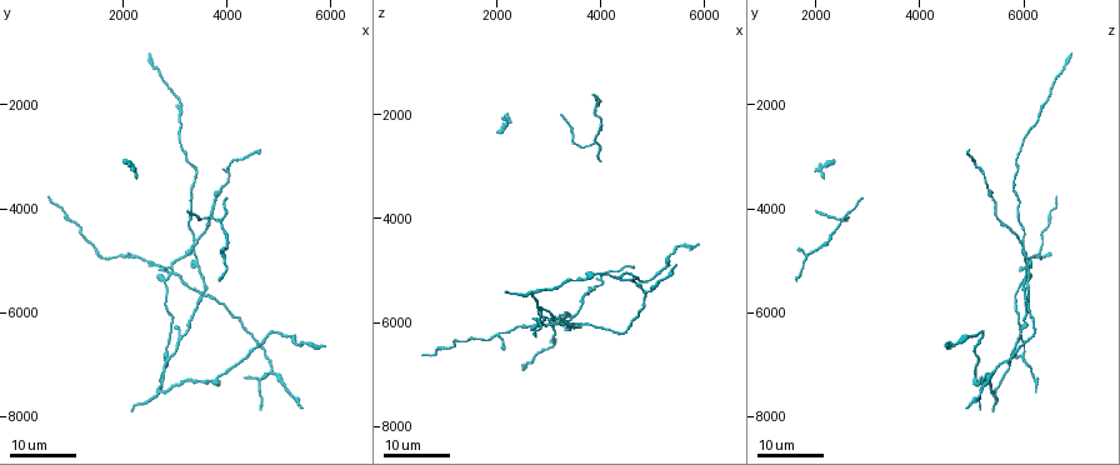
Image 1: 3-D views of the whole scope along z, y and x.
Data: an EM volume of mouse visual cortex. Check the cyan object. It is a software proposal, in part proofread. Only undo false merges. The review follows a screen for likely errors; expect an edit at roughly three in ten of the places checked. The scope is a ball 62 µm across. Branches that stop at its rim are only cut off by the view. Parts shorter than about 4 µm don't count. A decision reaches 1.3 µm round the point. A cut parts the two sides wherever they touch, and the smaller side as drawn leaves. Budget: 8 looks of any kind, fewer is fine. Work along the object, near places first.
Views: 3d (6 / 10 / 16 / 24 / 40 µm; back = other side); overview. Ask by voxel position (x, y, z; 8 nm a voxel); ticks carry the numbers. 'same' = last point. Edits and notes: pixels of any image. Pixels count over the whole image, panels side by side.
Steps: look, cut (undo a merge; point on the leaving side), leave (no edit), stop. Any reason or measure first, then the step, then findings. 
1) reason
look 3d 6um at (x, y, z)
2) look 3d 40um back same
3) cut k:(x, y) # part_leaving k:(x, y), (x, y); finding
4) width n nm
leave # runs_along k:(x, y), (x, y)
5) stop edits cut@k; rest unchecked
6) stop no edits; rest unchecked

three arms meet
look 3d 16um at (2650, 7500, 5450)

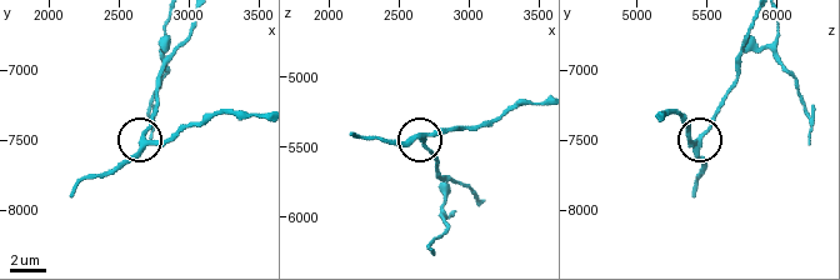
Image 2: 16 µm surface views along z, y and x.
zoom in
look 3d 6um at (2680, 7540, 5400)

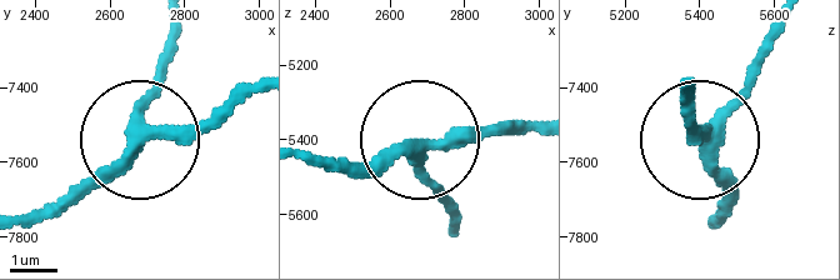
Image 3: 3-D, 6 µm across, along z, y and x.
arms 3
leave # runs_along 3:(455, 226), (415, 146), (328, 166); all the same neuron

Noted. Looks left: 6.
calibre changes
look 3d 24um at (3300, 6100, 6050)

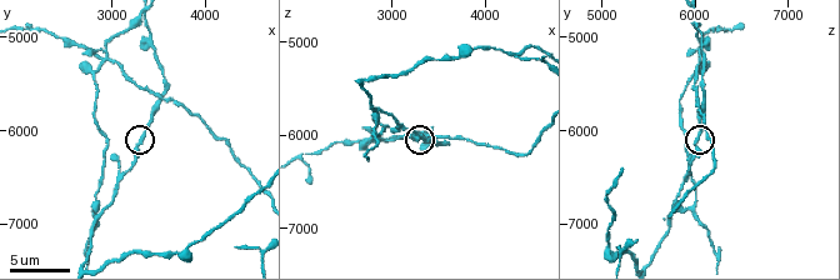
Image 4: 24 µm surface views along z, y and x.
zoom in
look 3d 10um at (3350, 6100, 6000)

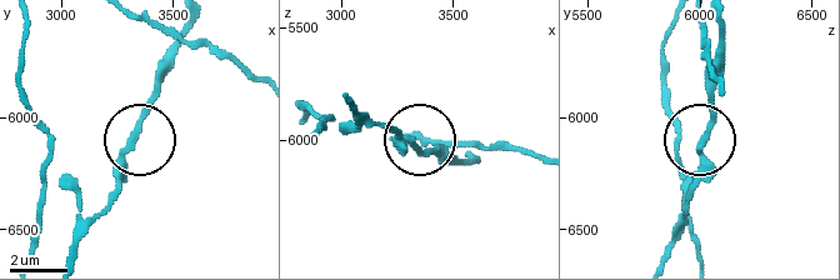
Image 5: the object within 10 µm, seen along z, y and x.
look 3d 6um at (3320, 6090, 6030)

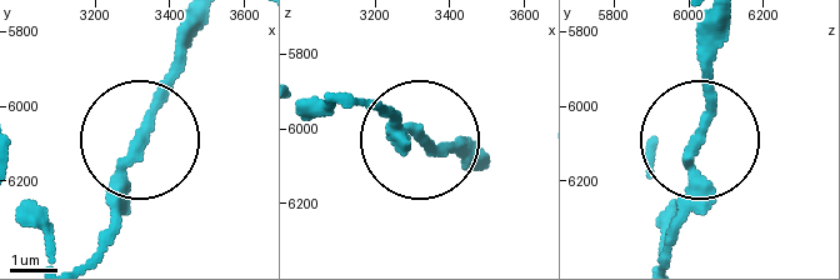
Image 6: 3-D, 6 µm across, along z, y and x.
leave # runs_along 6:(206, 25), (135, 156), (103, 253); continuous, no second neuron

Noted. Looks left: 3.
look 3d 24um at (3400, 4700, 5950)

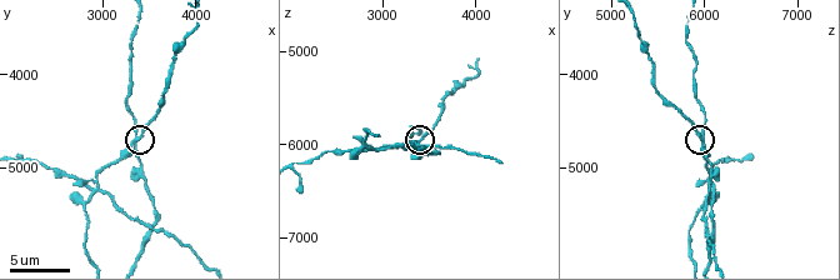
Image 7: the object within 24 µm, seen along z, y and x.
look 3d 6um at (3400, 4700, 5950)

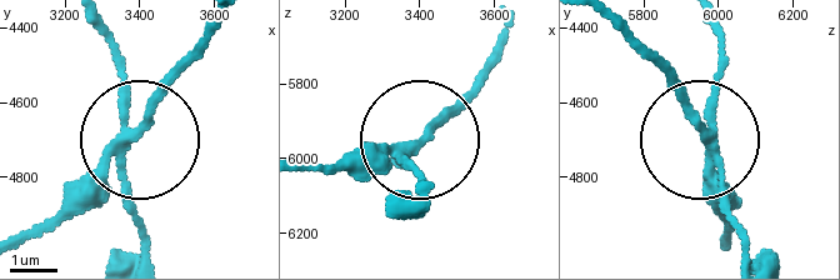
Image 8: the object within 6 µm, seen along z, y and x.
other side
look 3d 6um back at (3400, 4680, 5960)

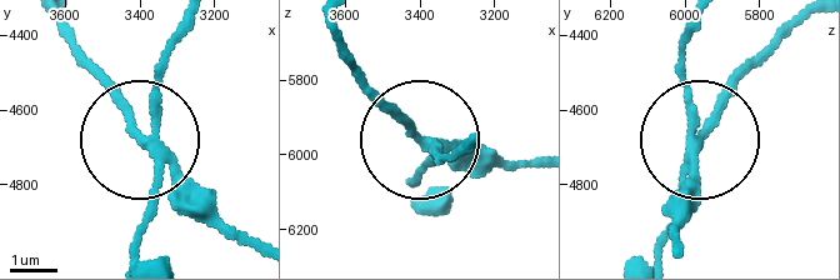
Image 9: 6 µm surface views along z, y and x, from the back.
arms 3
cut 9:(215, 196) # part_leaving 9:(158, 149), (218, 218), (254, 238); two neurons meet here

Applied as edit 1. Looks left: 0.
stop edits cut@9; rest unchecked

